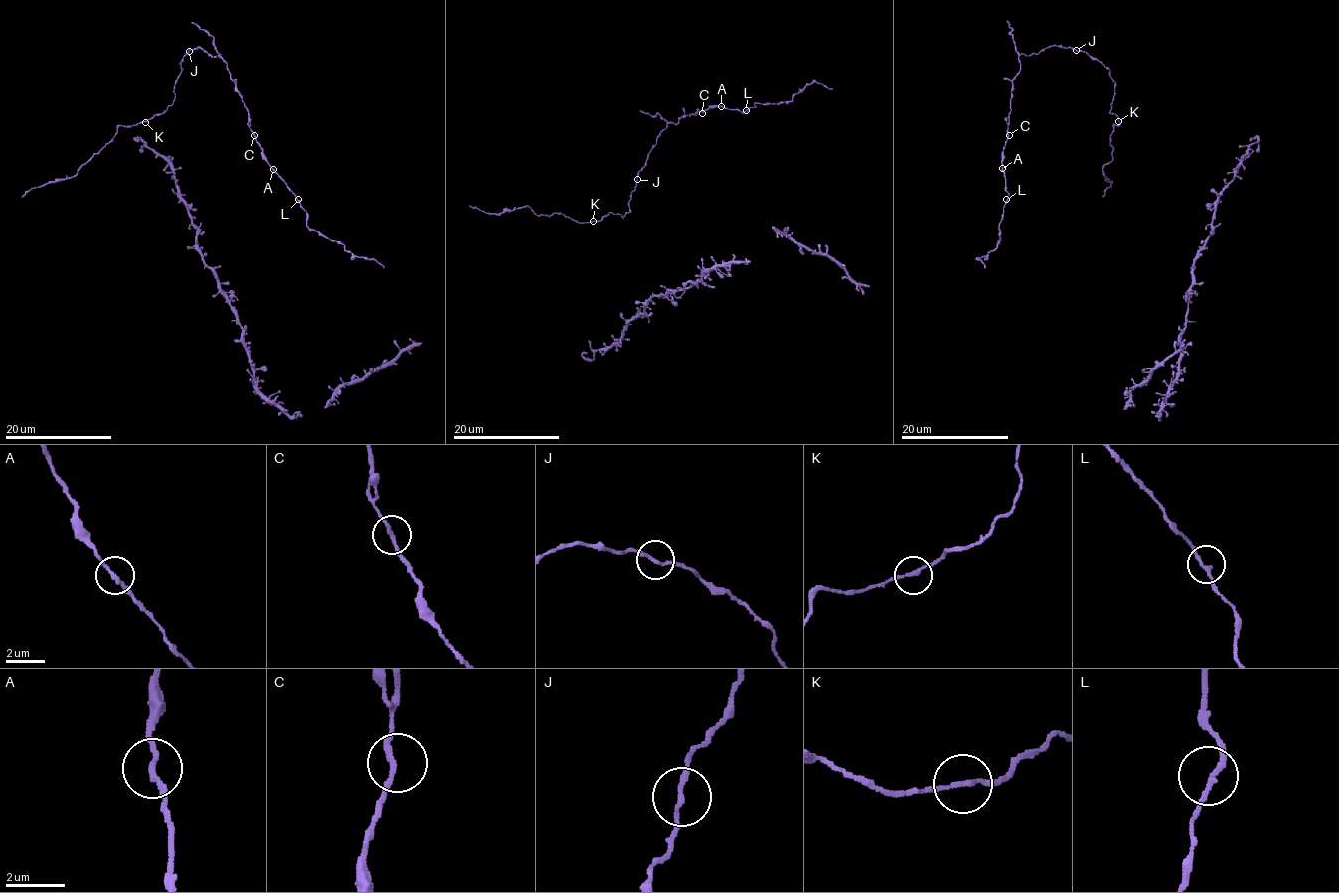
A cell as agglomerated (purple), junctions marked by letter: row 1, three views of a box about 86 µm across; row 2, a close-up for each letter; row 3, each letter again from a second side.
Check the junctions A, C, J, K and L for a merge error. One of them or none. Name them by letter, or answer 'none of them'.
none of them

